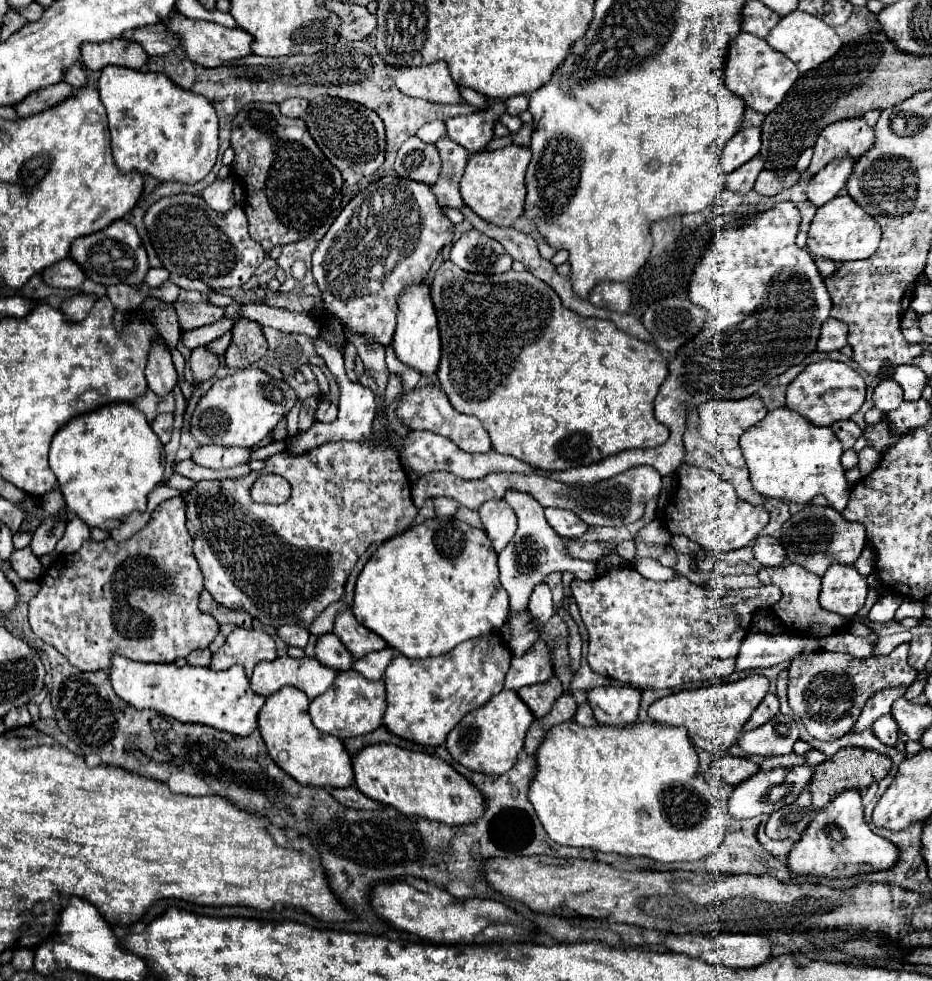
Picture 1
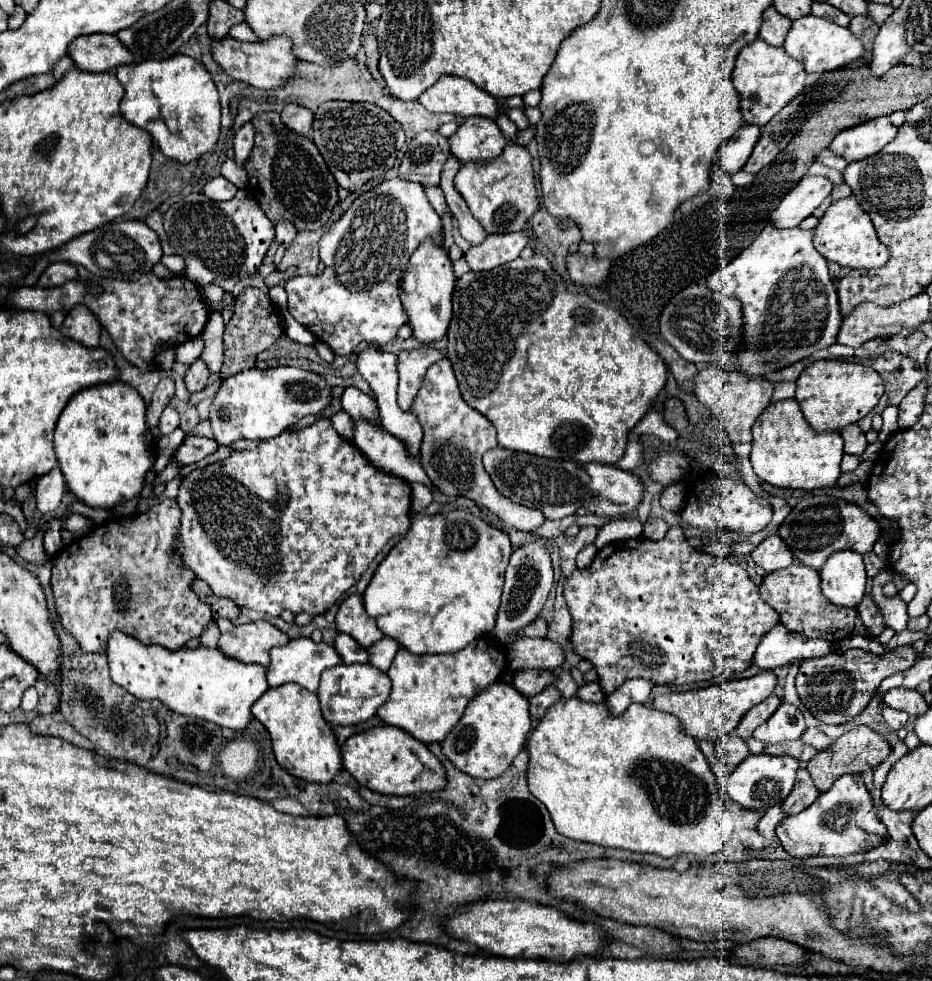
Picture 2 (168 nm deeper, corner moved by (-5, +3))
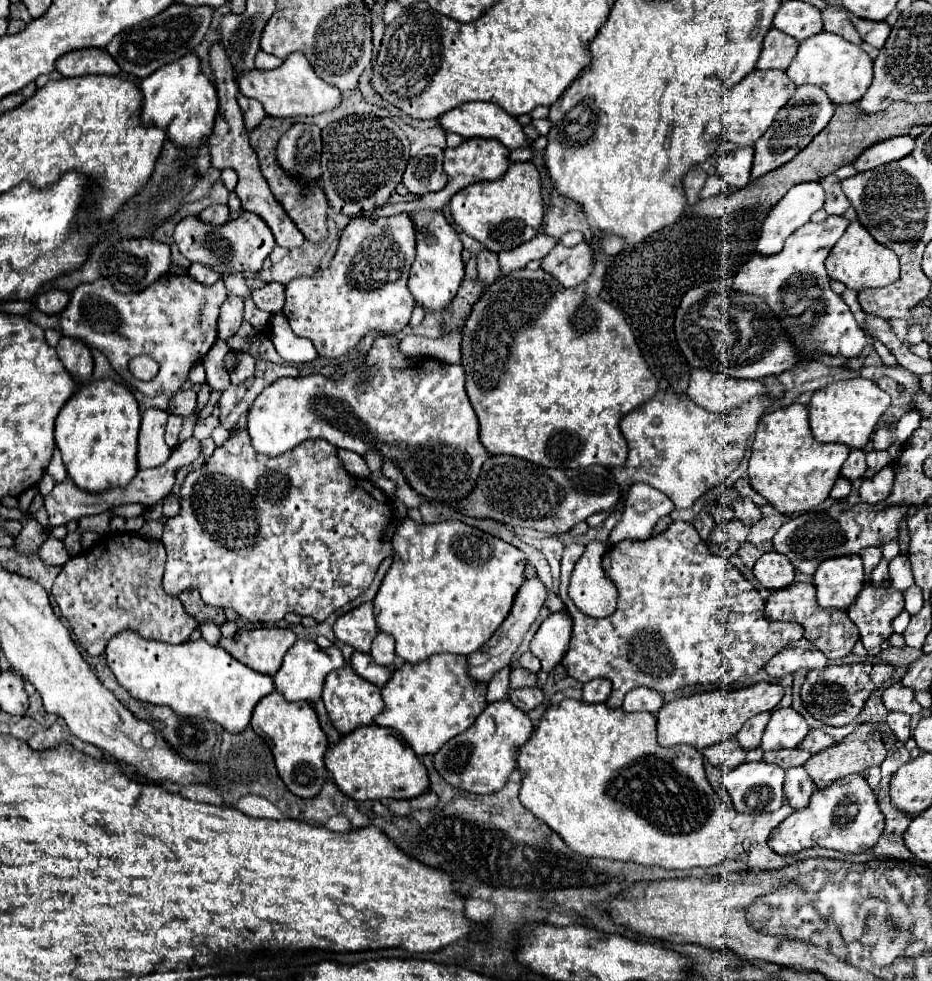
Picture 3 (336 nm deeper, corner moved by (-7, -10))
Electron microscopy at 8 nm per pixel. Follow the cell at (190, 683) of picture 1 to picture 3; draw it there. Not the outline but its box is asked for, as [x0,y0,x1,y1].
[105,629,273,733]

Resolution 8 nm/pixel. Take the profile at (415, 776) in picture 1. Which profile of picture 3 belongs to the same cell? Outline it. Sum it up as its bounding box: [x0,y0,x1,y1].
[325,725,429,801]

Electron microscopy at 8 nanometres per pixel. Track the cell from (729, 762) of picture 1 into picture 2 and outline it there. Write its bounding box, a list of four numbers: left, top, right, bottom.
[715,734,749,770]

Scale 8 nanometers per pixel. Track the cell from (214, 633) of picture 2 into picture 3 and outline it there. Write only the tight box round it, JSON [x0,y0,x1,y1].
[199,621,221,645]

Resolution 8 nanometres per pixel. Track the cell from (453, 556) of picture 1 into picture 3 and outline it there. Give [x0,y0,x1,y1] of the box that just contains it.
[373,517,527,663]

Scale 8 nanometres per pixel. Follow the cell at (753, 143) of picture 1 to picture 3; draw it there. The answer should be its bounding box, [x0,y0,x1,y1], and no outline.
[717,147,753,189]

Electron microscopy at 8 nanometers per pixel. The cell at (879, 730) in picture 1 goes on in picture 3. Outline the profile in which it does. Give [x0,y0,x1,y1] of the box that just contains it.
[887,713,911,743]

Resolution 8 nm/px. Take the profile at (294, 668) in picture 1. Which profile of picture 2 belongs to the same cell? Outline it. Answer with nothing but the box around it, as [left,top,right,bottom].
[267,636,341,692]

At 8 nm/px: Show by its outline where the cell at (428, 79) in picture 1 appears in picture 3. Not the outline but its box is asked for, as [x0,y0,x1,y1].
[441,103,531,149]

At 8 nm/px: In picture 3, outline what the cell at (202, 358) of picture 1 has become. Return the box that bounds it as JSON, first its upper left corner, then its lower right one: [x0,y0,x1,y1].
[169,389,197,417]

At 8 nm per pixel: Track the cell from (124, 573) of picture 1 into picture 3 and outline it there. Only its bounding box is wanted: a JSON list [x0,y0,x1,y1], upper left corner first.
[53,533,197,655]

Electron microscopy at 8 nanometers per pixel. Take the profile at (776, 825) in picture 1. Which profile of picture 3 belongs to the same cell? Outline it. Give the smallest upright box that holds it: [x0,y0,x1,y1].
[785,767,815,809]

